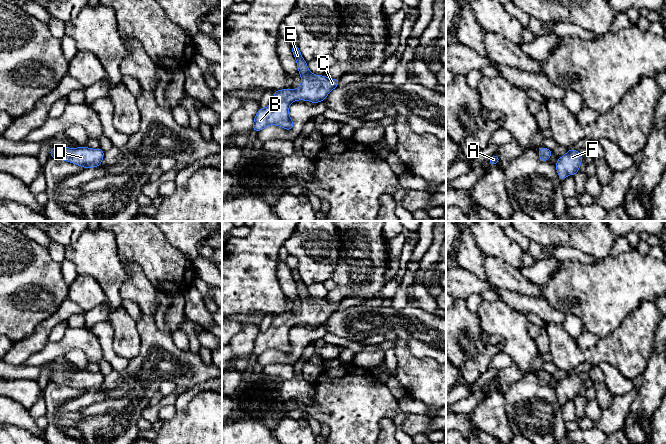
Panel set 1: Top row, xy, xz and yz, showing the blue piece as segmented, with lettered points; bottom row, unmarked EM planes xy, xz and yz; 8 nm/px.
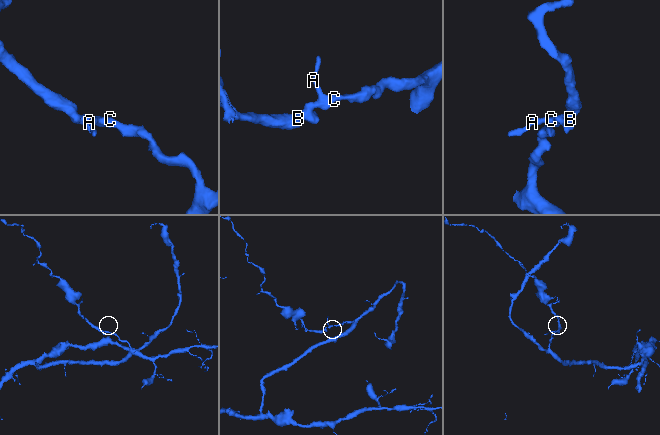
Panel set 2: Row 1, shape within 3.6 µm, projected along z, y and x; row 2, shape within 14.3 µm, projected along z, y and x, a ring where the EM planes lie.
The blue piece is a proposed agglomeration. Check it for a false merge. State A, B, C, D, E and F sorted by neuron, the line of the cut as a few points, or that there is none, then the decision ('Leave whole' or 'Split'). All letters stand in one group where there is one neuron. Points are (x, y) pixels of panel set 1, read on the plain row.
Groups: A B C D E F. No split. Leave whole

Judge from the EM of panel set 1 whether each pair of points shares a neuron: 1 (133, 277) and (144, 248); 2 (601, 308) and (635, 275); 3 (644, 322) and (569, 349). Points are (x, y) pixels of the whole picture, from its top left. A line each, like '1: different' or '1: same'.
1: different
2: same
3: same

